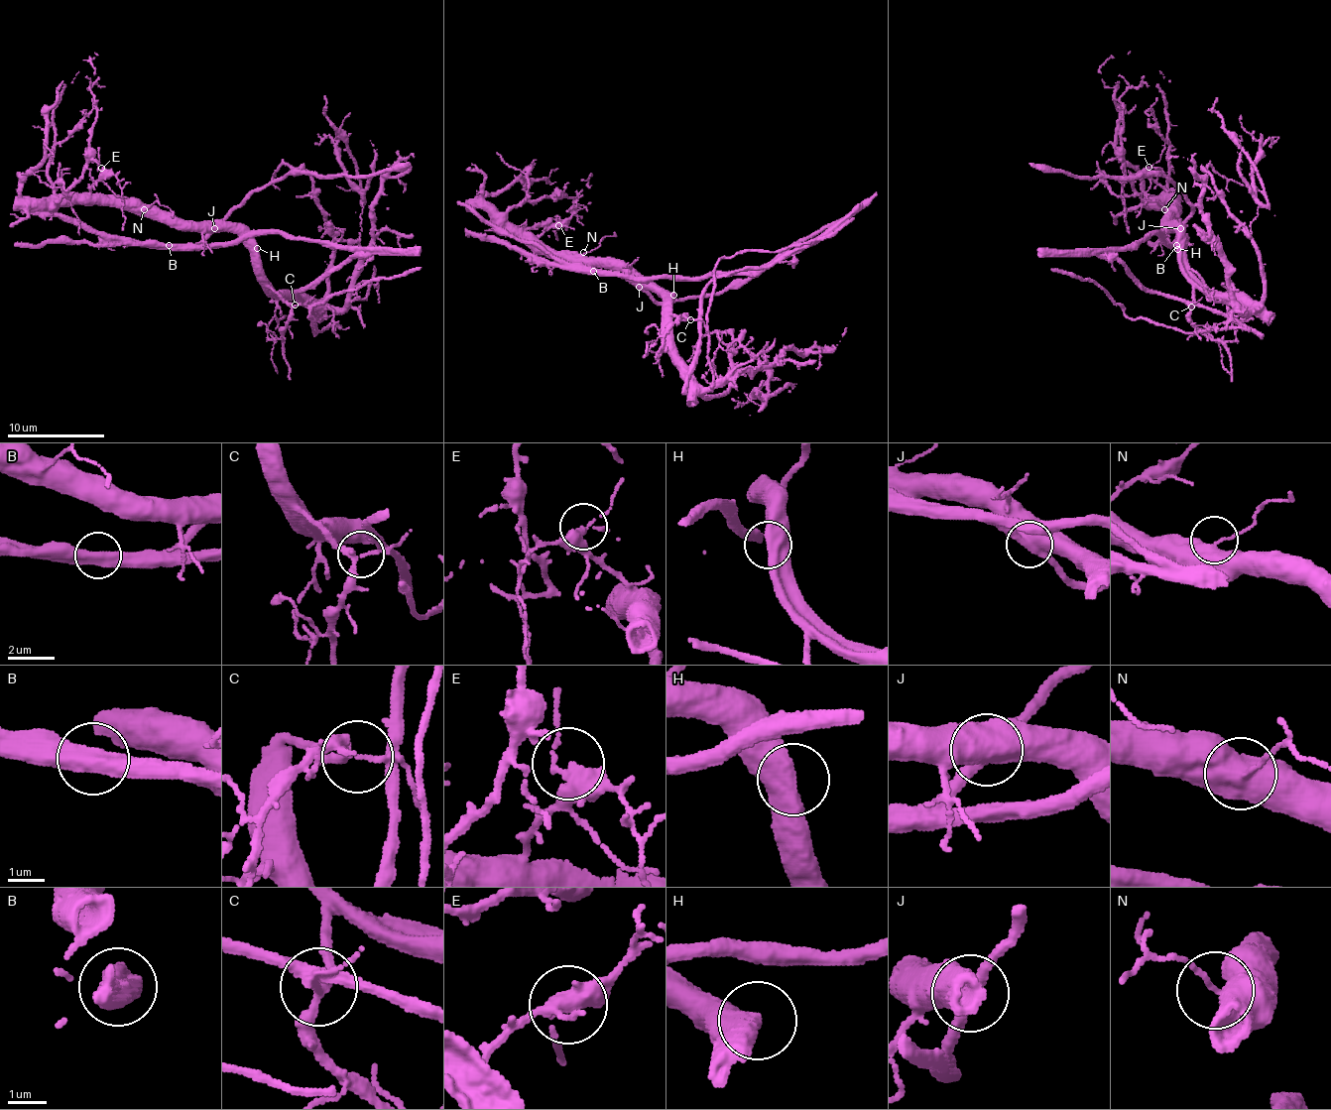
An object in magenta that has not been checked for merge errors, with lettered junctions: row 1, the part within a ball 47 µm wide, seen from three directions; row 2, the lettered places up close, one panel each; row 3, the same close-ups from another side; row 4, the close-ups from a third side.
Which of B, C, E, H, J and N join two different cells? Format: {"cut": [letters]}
{"cut": ["B", "C", "J"]}

